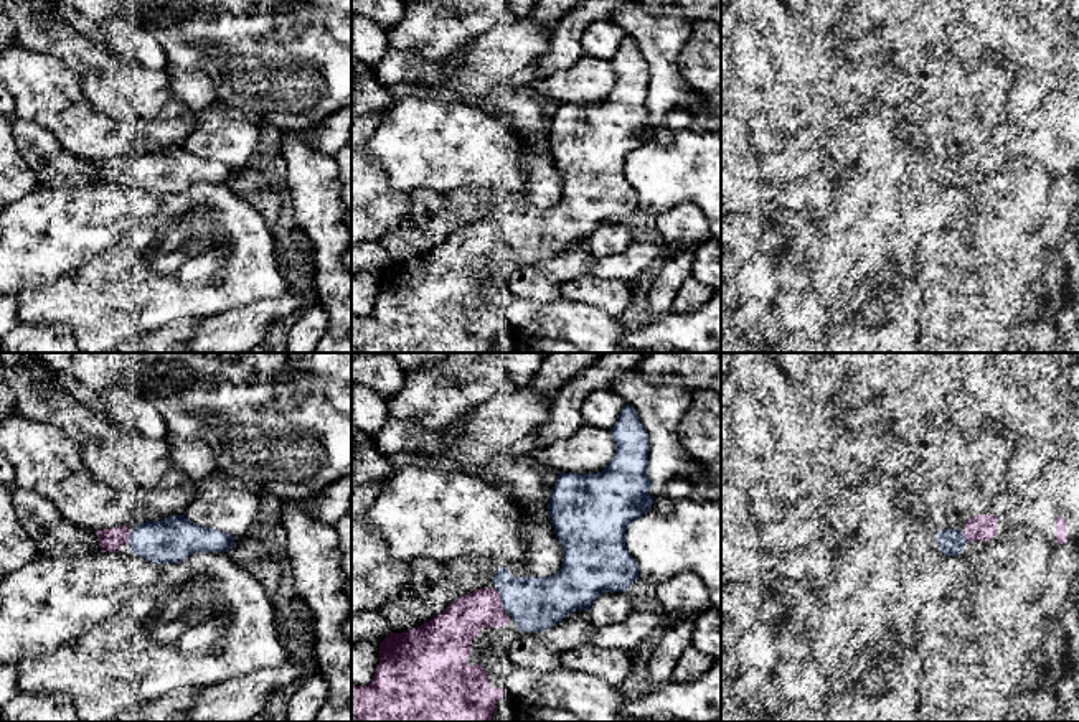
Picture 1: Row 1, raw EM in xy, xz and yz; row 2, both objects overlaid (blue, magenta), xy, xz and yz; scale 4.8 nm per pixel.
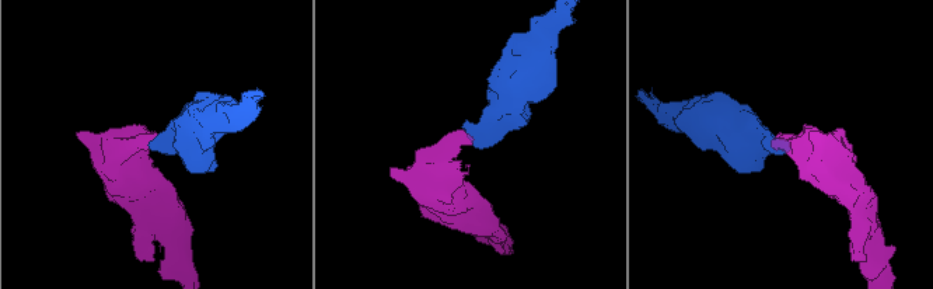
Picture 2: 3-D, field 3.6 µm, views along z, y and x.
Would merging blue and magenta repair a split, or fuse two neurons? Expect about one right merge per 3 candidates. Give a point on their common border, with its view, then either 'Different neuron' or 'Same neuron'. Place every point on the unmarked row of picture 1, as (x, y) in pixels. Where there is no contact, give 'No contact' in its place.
Touches blue at xz (500, 229). Same neuron

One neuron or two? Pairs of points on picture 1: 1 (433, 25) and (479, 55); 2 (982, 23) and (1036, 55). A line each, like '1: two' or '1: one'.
1: two
2: one

